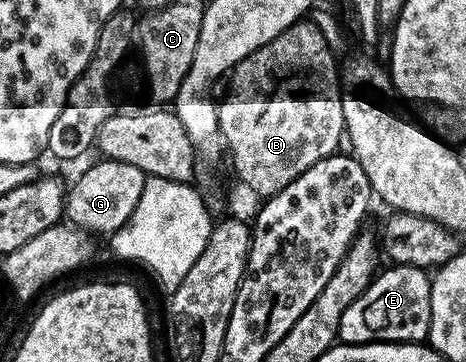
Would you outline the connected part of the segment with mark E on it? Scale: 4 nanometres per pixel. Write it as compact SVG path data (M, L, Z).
M394 264L389 268L393 269L382 268L343 311L337 336L344 344L366 345L372 341L421 343L428 338L433 286L430 274L414 265Z

